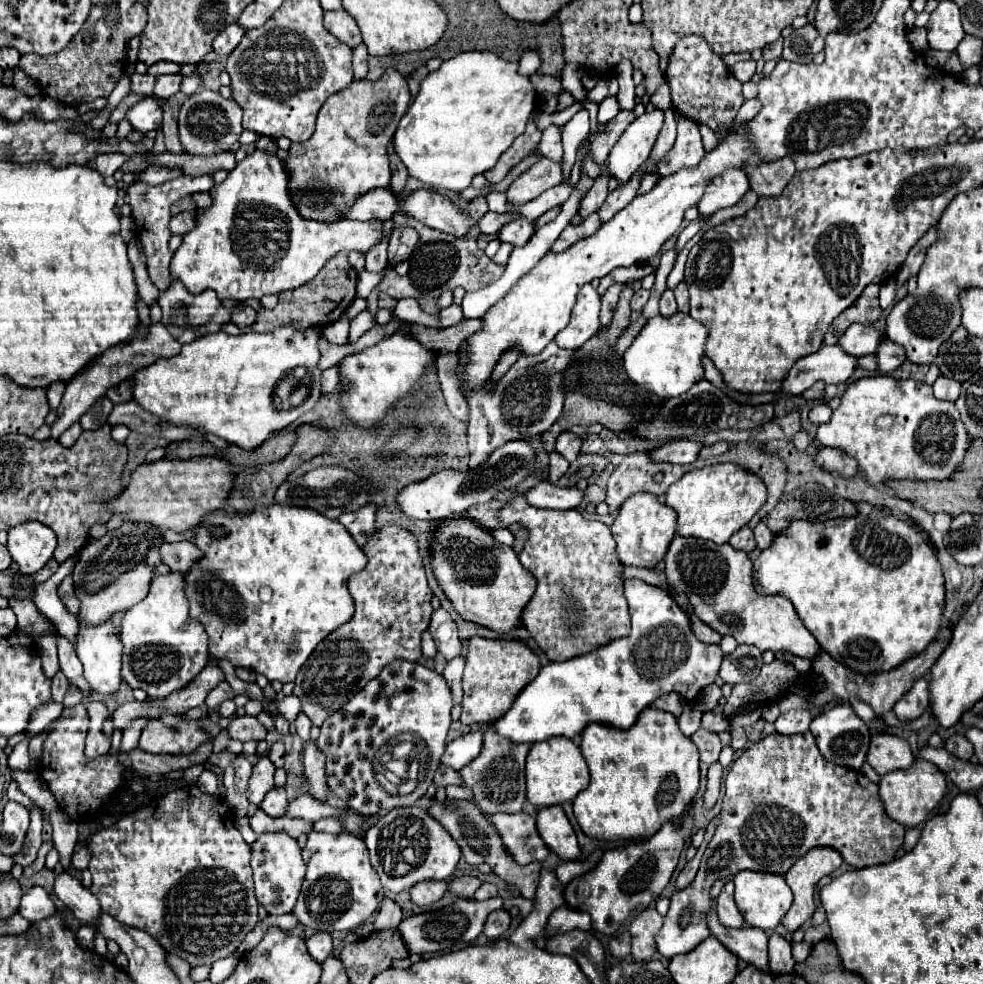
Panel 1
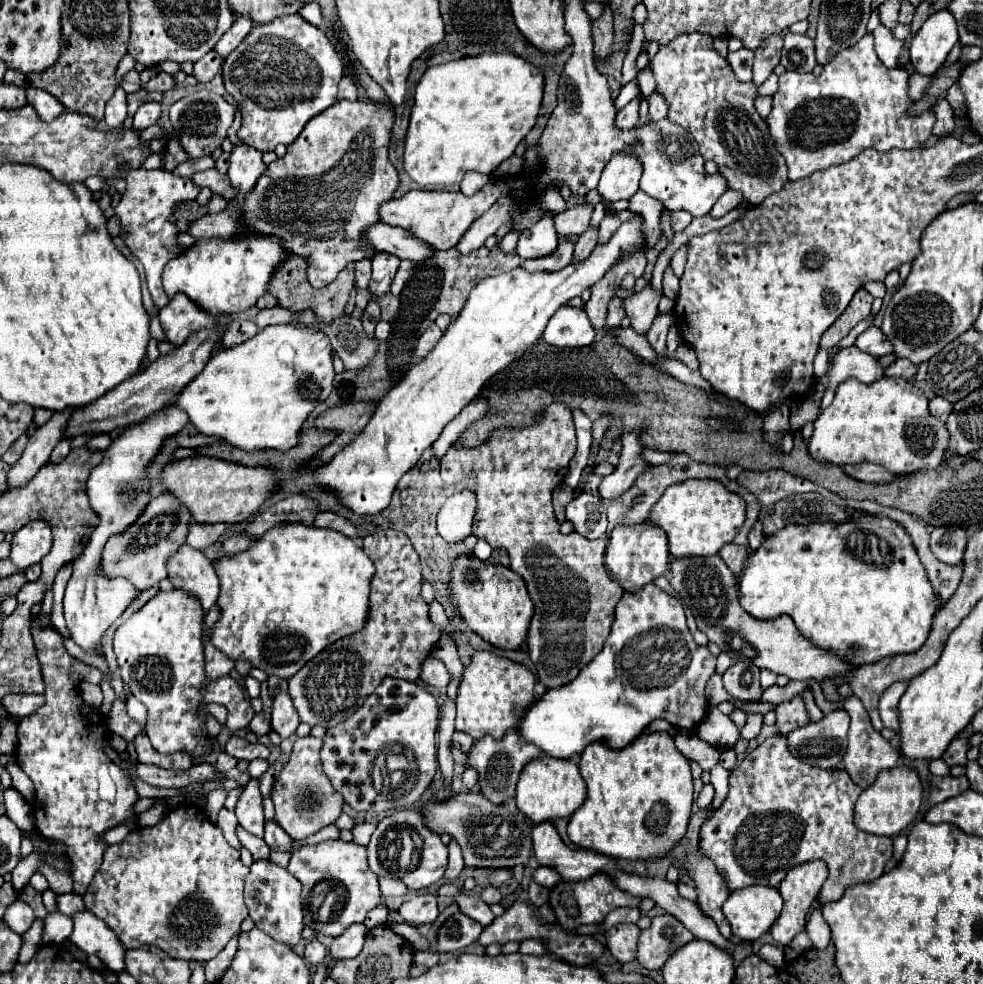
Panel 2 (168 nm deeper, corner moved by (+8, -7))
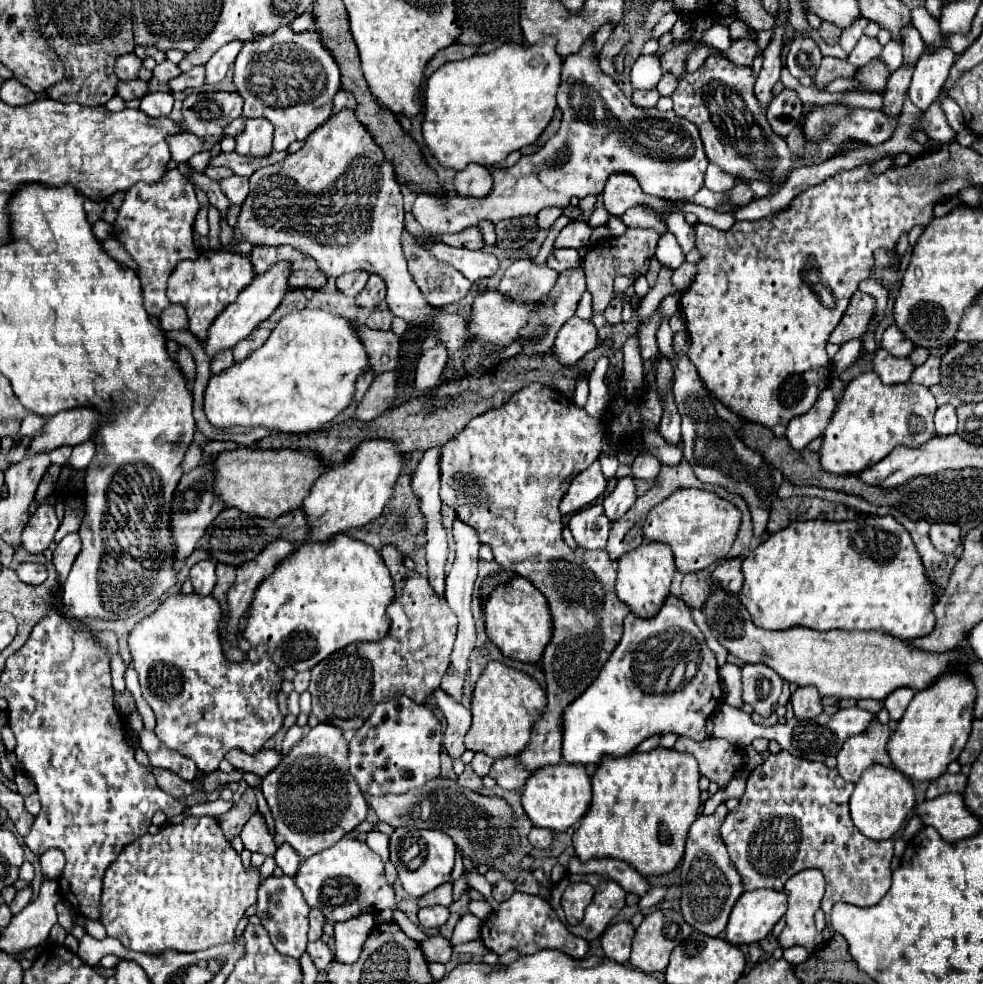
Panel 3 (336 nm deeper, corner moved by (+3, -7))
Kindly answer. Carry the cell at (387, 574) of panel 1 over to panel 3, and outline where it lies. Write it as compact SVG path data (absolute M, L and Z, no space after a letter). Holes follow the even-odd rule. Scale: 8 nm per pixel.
M385 546L381 550L381 556L391 572L391 578L395 582L395 602L389 606L387 614L391 618L391 630L385 638L379 642L355 642L347 648L341 648L339 652L325 658L321 664L317 664L311 670L311 684L309 692L313 696L313 714L327 724L333 724L341 730L357 728L367 722L367 718L373 714L375 706L379 702L391 700L395 696L409 696L417 704L427 704L427 696L431 696L449 666L449 654L455 642L457 632L457 618L451 612L451 608L445 604L445 598L439 596L427 578L421 574L407 570L401 562L401 552L395 546Z

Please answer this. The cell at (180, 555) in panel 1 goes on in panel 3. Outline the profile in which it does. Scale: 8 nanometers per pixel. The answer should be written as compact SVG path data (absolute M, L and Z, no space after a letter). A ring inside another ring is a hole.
M203 560L203 562L197 562L193 568L191 568L191 574L189 574L191 582L193 582L193 588L195 588L195 594L199 596L209 596L213 586L215 586L215 564L211 560Z

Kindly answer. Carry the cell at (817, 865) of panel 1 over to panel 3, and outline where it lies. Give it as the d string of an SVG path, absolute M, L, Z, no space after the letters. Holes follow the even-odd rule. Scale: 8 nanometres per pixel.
M809 868L803 870L799 874L795 874L793 878L789 878L789 882L785 884L785 894L789 896L789 908L787 908L787 924L783 928L783 932L779 934L779 944L781 948L791 948L791 946L805 946L809 952L817 950L819 946L825 944L825 938L815 930L815 922L813 916L819 910L821 898L825 894L825 878L821 874L821 870L817 868Z

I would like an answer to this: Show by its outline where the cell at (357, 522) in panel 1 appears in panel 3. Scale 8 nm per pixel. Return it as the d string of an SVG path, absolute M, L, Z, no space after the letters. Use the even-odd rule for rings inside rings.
M225 508L205 530L199 544L209 554L211 560L239 568L243 562L251 562L251 558L255 558L255 554L259 554L259 550L263 550L267 542L275 542L275 538L289 538L291 542L297 542L297 540L305 540L307 534L309 528L303 510L285 514L279 520L267 520L267 518L255 518L251 514L243 514L235 508Z

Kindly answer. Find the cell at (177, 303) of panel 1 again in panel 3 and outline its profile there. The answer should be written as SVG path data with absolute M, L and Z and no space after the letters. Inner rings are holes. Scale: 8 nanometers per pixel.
M171 304L167 310L161 312L161 316L159 316L159 324L161 324L161 328L163 328L165 332L171 332L171 330L185 330L185 328L189 328L185 308L179 306L179 304Z

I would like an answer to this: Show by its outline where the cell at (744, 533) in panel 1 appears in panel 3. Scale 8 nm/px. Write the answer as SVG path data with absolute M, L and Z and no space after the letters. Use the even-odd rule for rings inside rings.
M733 558L717 566L711 574L711 586L713 588L725 588L731 590L733 594L739 594L743 586L743 574L741 574L741 560Z

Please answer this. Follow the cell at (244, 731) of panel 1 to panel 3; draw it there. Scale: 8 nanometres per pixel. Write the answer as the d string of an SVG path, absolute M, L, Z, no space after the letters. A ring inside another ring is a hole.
M231 750L227 756L229 764L241 772L251 772L257 776L265 776L269 774L279 762L281 762L281 754L277 750L263 750L259 754L245 754L241 750Z

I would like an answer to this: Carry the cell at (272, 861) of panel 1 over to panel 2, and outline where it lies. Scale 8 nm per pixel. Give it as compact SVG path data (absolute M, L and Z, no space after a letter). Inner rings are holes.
M254 860L250 866L250 874L246 876L244 900L250 918L260 930L270 934L278 942L286 942L288 946L296 946L300 942L300 932L304 928L300 888L300 882L288 872L288 868L272 860Z

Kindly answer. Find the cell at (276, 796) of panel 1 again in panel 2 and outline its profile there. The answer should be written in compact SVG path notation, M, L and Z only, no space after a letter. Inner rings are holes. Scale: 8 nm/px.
M266 820L264 822L264 836L266 844L272 848L272 850L290 850L290 844L292 844L292 838L276 824L276 820Z

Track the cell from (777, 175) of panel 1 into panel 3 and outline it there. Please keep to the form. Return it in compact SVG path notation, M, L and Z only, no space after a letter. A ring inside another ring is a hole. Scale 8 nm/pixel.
M695 30L693 40L673 42L663 54L663 70L675 72L679 76L679 86L671 96L675 102L673 110L699 128L709 162L743 180L773 180L771 192L777 192L781 182L791 172L793 156L787 148L787 142L773 132L757 104L757 98L753 94L755 78L751 74L751 68L735 66L723 56L713 54L697 72L685 72L687 56L699 44L697 38L699 30Z

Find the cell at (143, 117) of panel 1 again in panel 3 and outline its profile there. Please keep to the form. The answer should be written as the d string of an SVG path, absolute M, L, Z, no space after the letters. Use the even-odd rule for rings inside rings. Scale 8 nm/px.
M149 92L141 100L141 110L147 116L169 116L173 108L173 96L171 92Z

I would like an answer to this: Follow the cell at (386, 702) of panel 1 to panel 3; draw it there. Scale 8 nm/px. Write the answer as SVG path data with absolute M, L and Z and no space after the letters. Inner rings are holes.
M397 696L393 700L381 702L373 716L357 730L355 738L349 742L349 770L361 786L365 796L379 794L403 794L411 788L421 788L425 782L433 780L441 772L441 749L443 732L439 720L427 706L417 706L407 696Z

